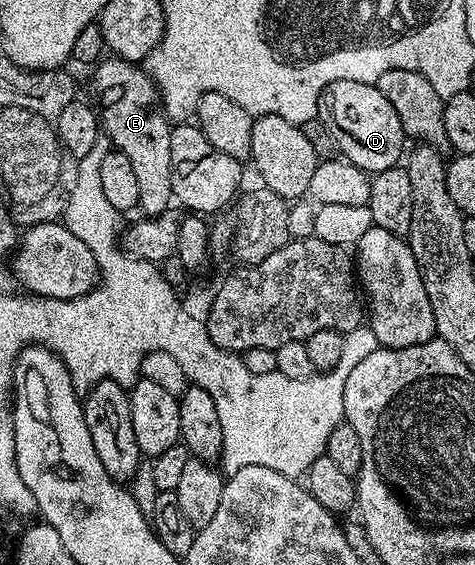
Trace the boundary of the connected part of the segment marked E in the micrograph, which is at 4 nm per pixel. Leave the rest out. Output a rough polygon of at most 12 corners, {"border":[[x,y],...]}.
{"border":[[96,63],[104,137],[135,172],[140,213],[175,202],[171,122],[138,63]]}

